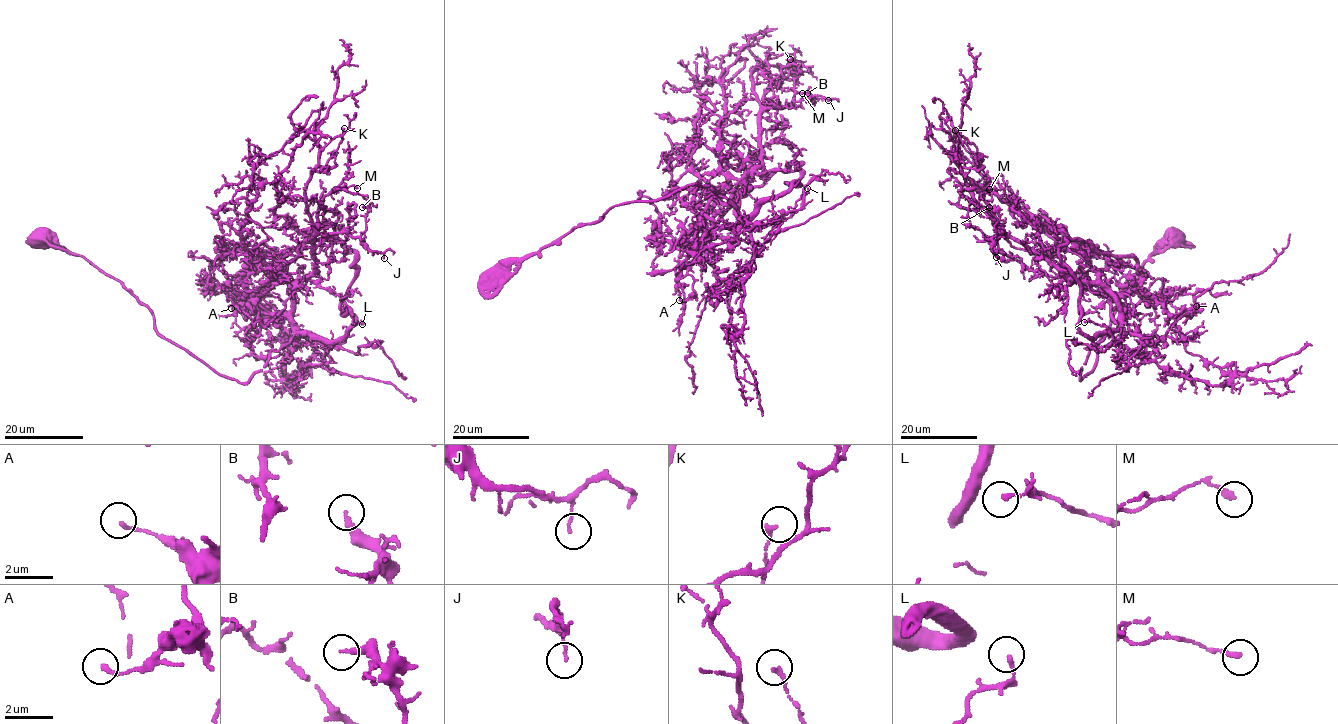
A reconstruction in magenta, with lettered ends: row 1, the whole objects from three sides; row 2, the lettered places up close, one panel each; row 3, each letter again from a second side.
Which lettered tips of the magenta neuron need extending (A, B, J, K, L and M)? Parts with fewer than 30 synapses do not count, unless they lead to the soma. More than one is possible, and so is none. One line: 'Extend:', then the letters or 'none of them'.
Extend: none of them

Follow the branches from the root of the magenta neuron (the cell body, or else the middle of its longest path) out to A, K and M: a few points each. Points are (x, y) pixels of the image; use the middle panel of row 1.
A: (494, 277), (615, 205), (708, 185), (736, 207), (740, 222), (714, 228), (685, 261), (693, 293), (679, 300)
K: (494, 277), (615, 205), (689, 184), (725, 196), (739, 223), (761, 153), (751, 74), (776, 81), (790, 59)
M: (494, 277), (615, 205), (689, 184), (725, 196), (739, 223), (763, 96), (774, 84), (802, 93)

